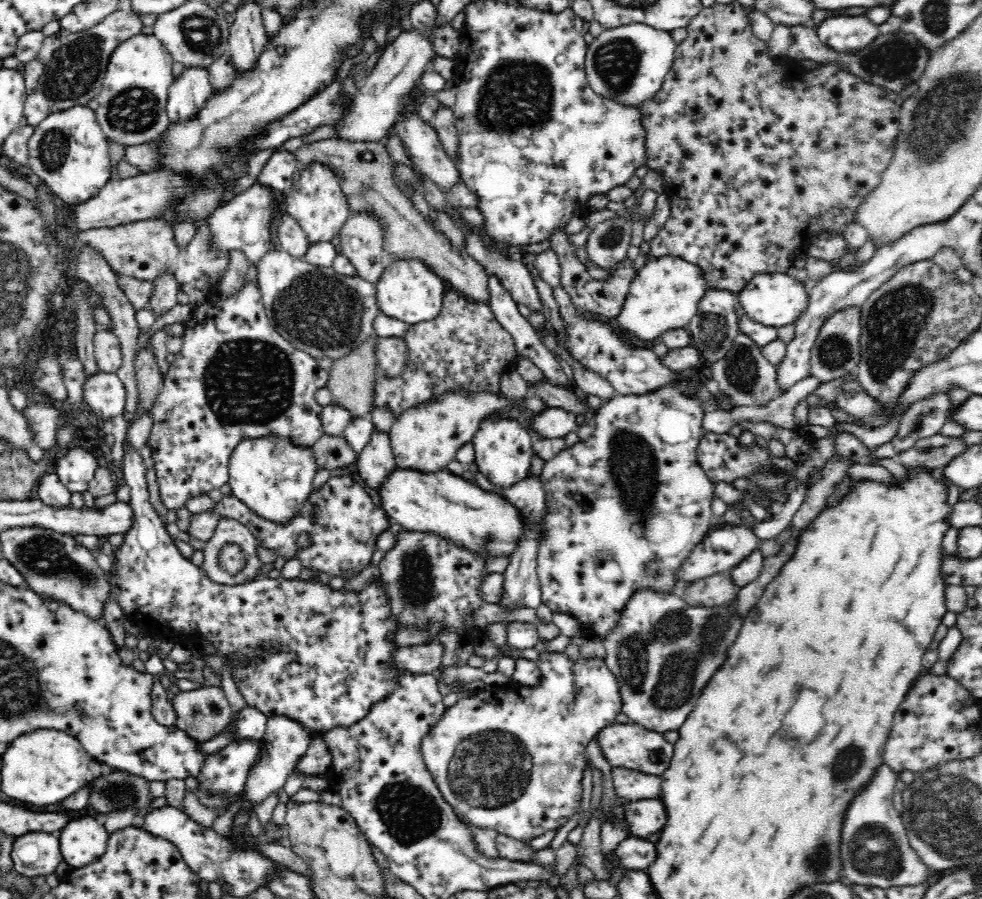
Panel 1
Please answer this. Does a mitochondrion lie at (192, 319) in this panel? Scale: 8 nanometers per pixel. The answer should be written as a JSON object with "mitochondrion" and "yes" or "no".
{"mitochondrion":"no"}

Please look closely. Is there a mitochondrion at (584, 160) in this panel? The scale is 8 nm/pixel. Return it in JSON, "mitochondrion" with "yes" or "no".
{"mitochondrion":"no"}

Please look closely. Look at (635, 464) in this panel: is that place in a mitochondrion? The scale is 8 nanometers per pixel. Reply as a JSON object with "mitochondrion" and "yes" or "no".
{"mitochondrion":"yes"}

